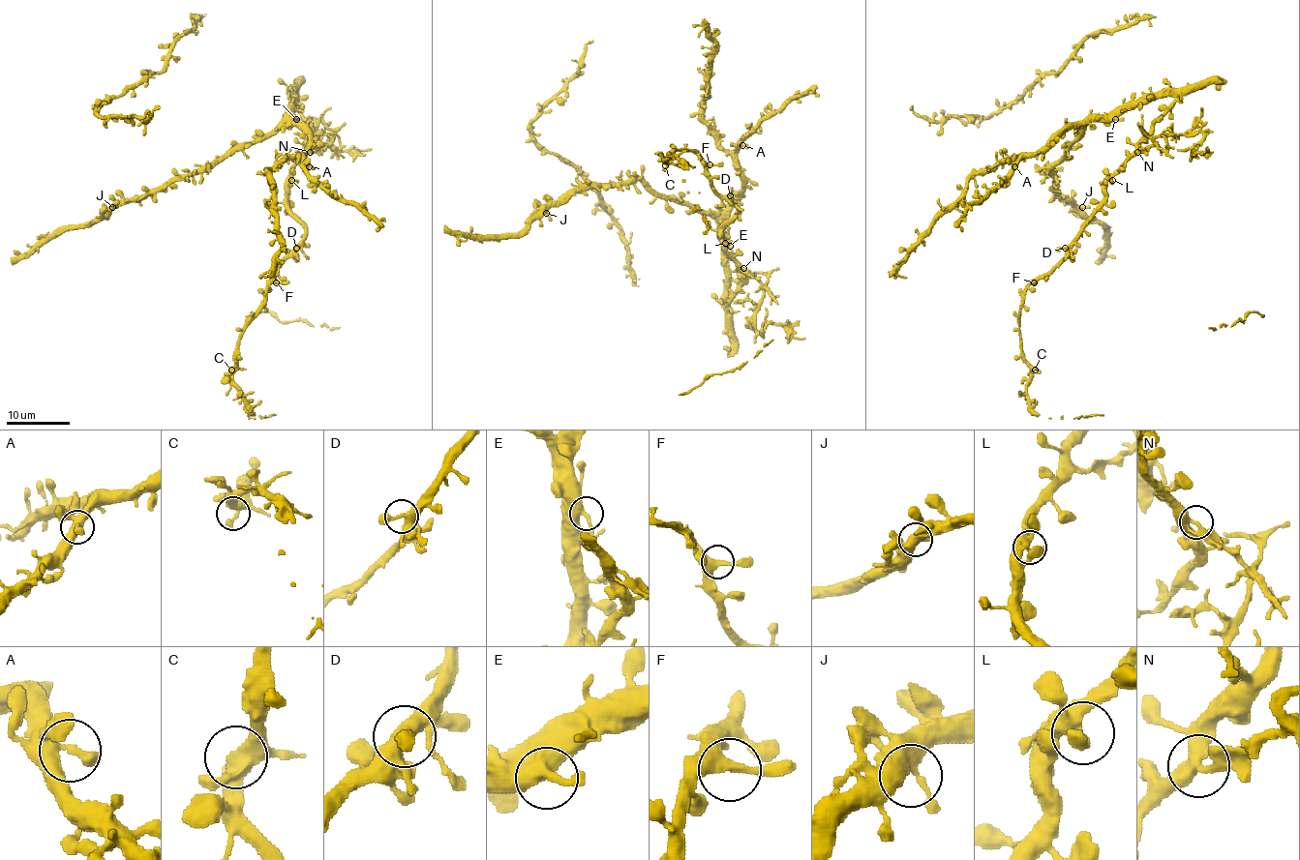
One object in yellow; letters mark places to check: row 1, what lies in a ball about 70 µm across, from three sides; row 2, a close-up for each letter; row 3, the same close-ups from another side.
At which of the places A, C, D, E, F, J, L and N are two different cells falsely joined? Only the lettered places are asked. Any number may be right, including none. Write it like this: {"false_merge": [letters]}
{"false_merge": ["N"]}

